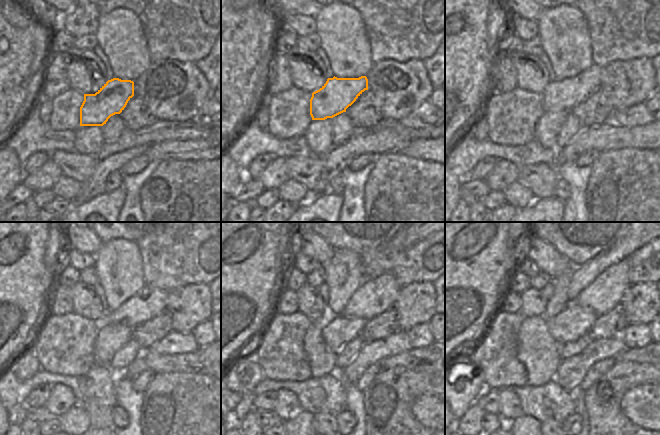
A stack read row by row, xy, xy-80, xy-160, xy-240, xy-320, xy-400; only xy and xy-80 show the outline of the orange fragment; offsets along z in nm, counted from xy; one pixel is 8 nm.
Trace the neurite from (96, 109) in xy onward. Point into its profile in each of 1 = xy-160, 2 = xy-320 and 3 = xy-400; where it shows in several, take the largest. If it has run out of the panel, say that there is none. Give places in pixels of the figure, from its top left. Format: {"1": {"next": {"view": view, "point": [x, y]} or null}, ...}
{"1": {"next": {"view": "xy-160", "point": [564, 94]}}, "2": {"next": {"view": "xy-320", "point": [376, 295]}}, "3": {"next": {"view": "xy-400", "point": [607, 290]}}}

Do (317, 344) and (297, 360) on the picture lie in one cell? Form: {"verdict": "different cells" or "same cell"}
{"verdict": "different cells"}

